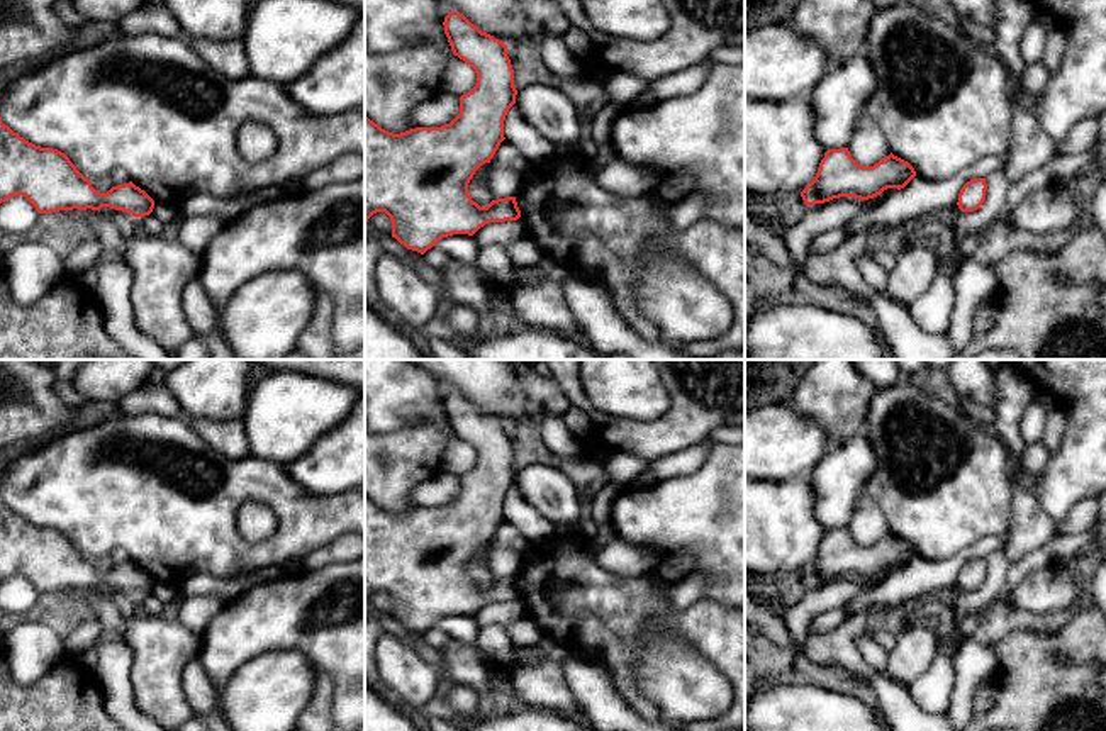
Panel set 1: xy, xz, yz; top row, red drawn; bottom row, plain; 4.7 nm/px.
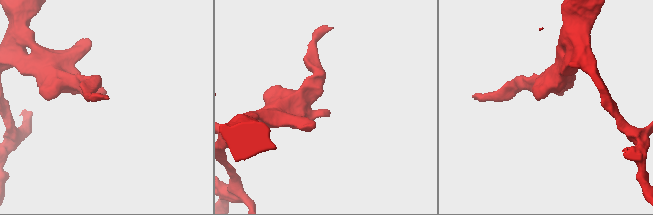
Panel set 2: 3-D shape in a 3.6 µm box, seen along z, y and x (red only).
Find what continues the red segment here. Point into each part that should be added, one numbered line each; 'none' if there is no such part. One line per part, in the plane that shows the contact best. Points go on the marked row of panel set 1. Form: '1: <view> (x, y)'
none

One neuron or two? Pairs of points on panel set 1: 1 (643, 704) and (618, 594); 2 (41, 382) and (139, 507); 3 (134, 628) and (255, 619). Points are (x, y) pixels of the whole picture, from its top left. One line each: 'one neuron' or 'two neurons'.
1: one neuron
2: two neurons
3: two neurons

